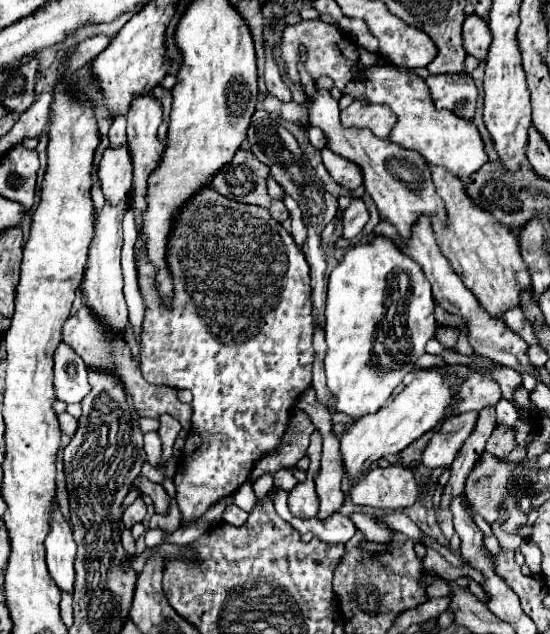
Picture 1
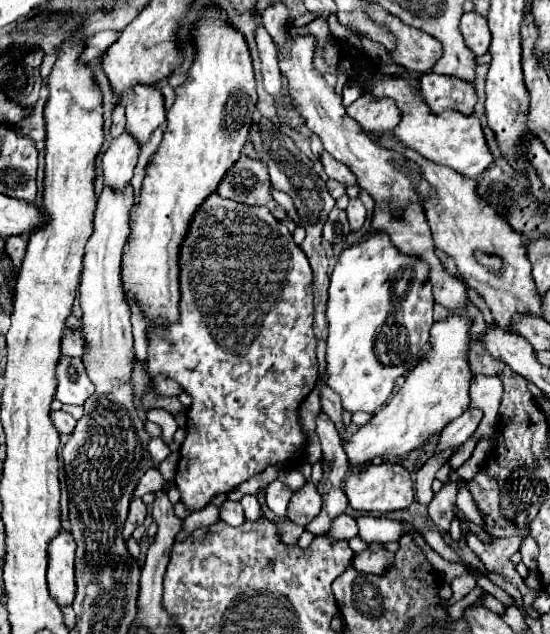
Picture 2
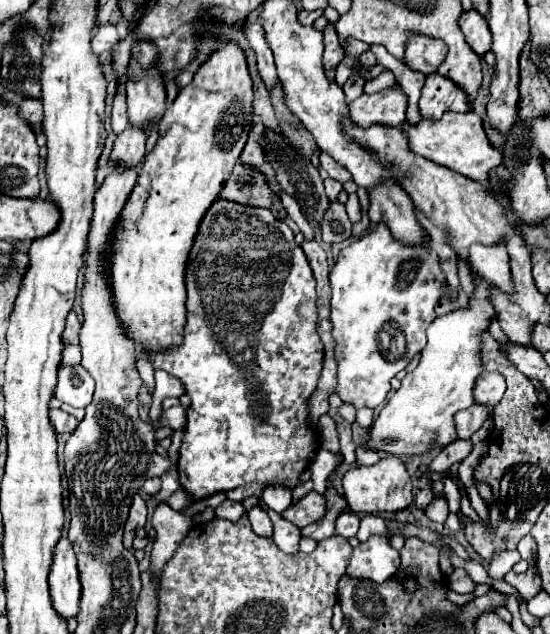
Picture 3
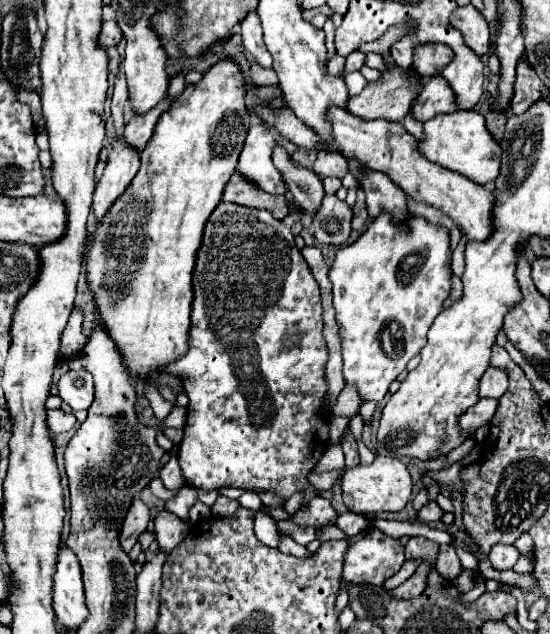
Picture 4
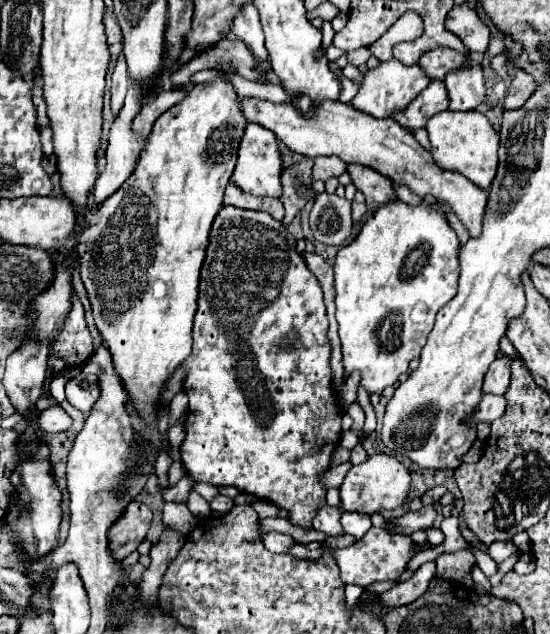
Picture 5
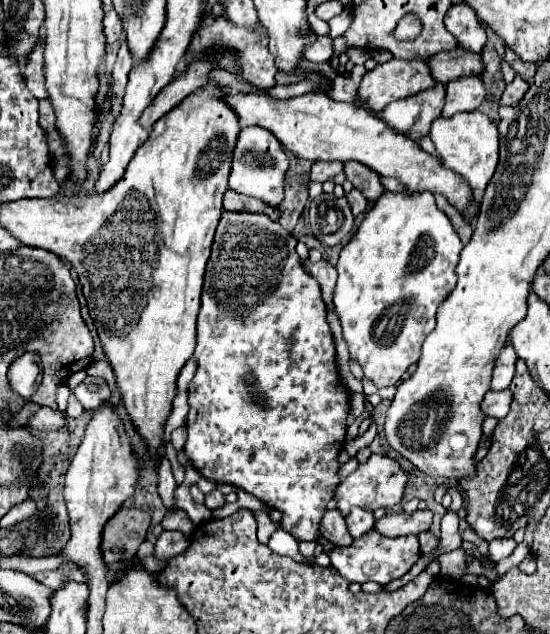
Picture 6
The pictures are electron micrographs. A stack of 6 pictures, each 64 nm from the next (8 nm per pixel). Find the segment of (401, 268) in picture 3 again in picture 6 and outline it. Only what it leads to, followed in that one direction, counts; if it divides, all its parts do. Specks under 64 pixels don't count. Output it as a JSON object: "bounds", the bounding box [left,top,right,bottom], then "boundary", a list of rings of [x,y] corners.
{"bounds":[334,192,464,386],"boundary":[[[384,192],[368,210],[352,240],[340,250],[336,264],[338,284],[334,306],[342,324],[350,358],[356,360],[364,376],[376,386],[394,386],[404,376],[410,364],[418,362],[424,338],[434,330],[436,310],[456,286],[456,264],[464,244],[454,232],[450,220],[438,210],[432,192],[422,194],[392,194]]]}

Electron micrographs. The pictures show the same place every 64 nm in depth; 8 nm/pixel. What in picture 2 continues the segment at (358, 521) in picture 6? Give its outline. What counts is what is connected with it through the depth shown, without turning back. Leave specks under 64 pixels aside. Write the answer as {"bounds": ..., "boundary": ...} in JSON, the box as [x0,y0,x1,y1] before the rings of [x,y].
{"bounds":[326,514,358,540],"boundary":[[[340,514],[332,520],[332,526],[330,530],[326,532],[326,536],[334,538],[334,540],[350,540],[354,536],[358,536],[358,526],[356,526],[356,520],[348,514]]]}

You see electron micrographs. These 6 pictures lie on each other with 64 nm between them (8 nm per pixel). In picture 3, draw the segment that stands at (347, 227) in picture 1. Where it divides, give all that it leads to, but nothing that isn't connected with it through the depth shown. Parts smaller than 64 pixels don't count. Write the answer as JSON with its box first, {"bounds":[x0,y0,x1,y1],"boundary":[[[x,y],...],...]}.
{"bounds":[346,194,362,224],"boundary":[[[350,194],[350,196],[348,196],[346,212],[348,212],[348,218],[352,220],[352,224],[360,222],[360,218],[362,218],[362,208],[360,208],[360,202],[358,202],[358,196],[356,196],[356,194]]]}

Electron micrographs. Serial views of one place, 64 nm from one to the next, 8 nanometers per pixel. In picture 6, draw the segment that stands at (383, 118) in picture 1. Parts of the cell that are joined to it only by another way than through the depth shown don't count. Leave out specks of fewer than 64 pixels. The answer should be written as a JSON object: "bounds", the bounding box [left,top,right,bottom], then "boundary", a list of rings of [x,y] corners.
{"bounds":[358,58,436,112],"boundary":[[[392,58],[384,64],[378,64],[374,70],[366,72],[364,78],[362,78],[362,84],[360,84],[360,90],[358,90],[358,100],[368,106],[372,112],[382,112],[390,102],[396,102],[396,100],[404,100],[408,96],[414,96],[422,90],[428,90],[436,84],[436,80],[432,80],[430,72],[428,72],[428,66],[426,66],[426,60],[398,60],[398,58]]]}

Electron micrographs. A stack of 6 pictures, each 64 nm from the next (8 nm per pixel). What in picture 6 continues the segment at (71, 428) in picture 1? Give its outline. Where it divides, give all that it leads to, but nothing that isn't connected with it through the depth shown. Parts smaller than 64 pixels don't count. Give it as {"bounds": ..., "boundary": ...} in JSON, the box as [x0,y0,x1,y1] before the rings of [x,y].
{"bounds":[28,406,66,432],"boundary":[[[42,406],[28,422],[32,428],[36,430],[44,430],[44,432],[50,432],[50,430],[60,430],[64,424],[66,424],[66,418],[64,418],[64,412],[60,410],[54,410],[54,408],[48,408],[48,406]]]}

